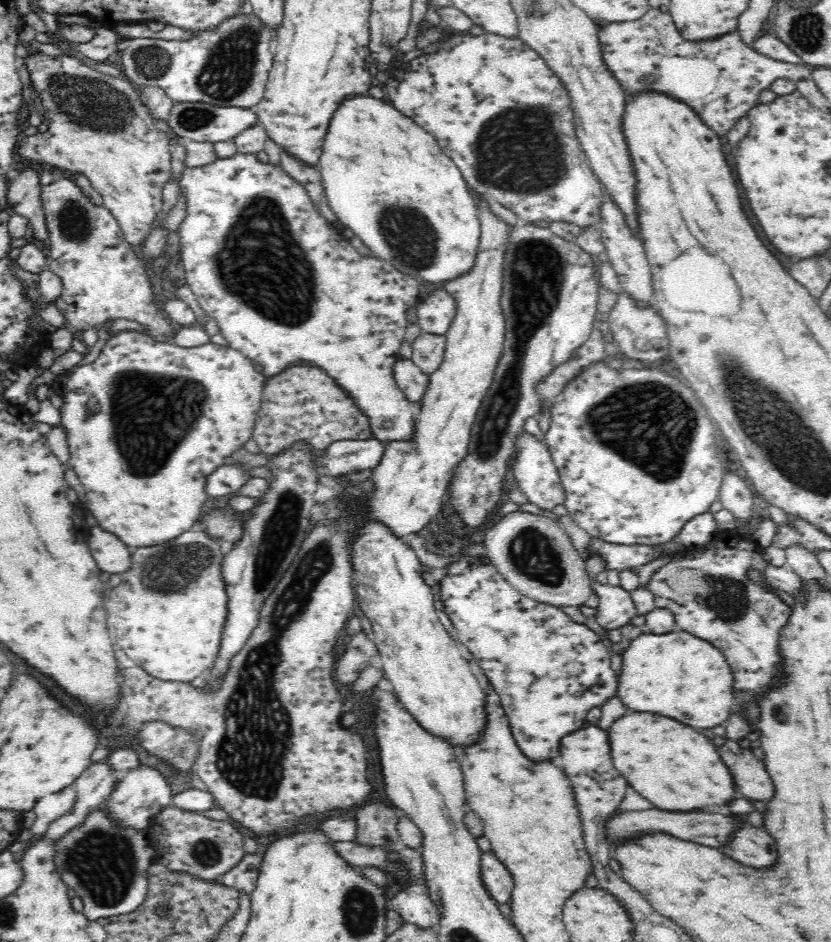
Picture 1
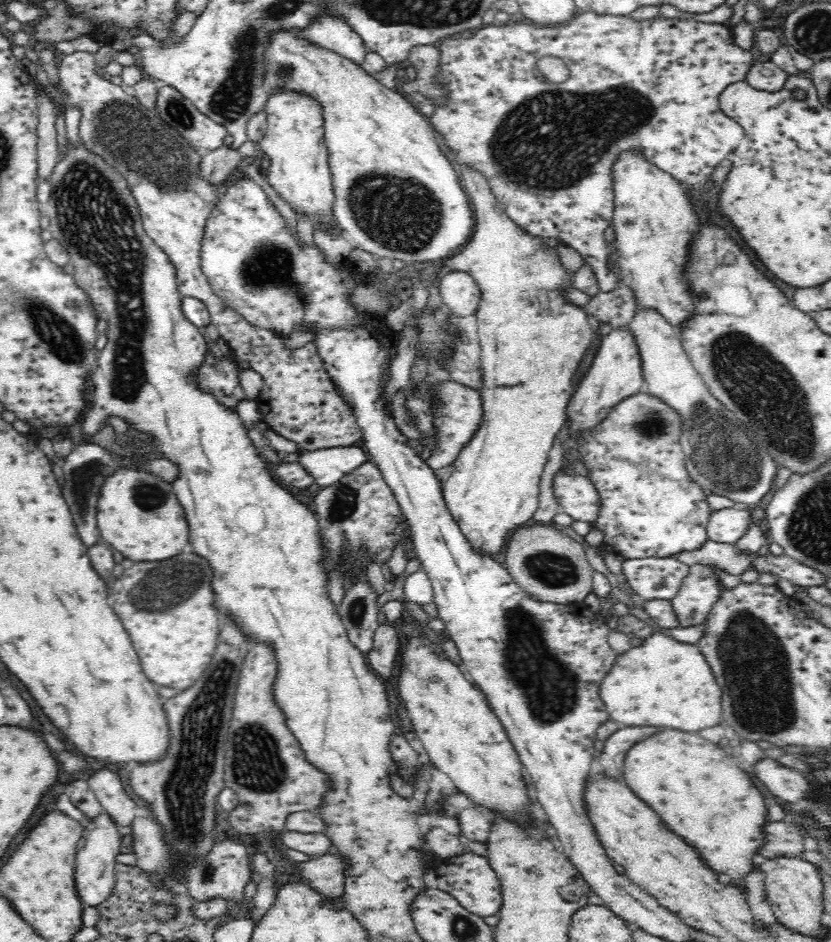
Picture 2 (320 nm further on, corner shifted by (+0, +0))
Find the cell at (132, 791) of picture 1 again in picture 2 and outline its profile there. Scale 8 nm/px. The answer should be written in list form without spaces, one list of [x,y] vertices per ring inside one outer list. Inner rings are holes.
[[[102,811],[85,823],[76,852],[76,891],[85,907],[99,906],[111,895],[115,885],[115,864],[122,847],[122,834],[110,814]]]

